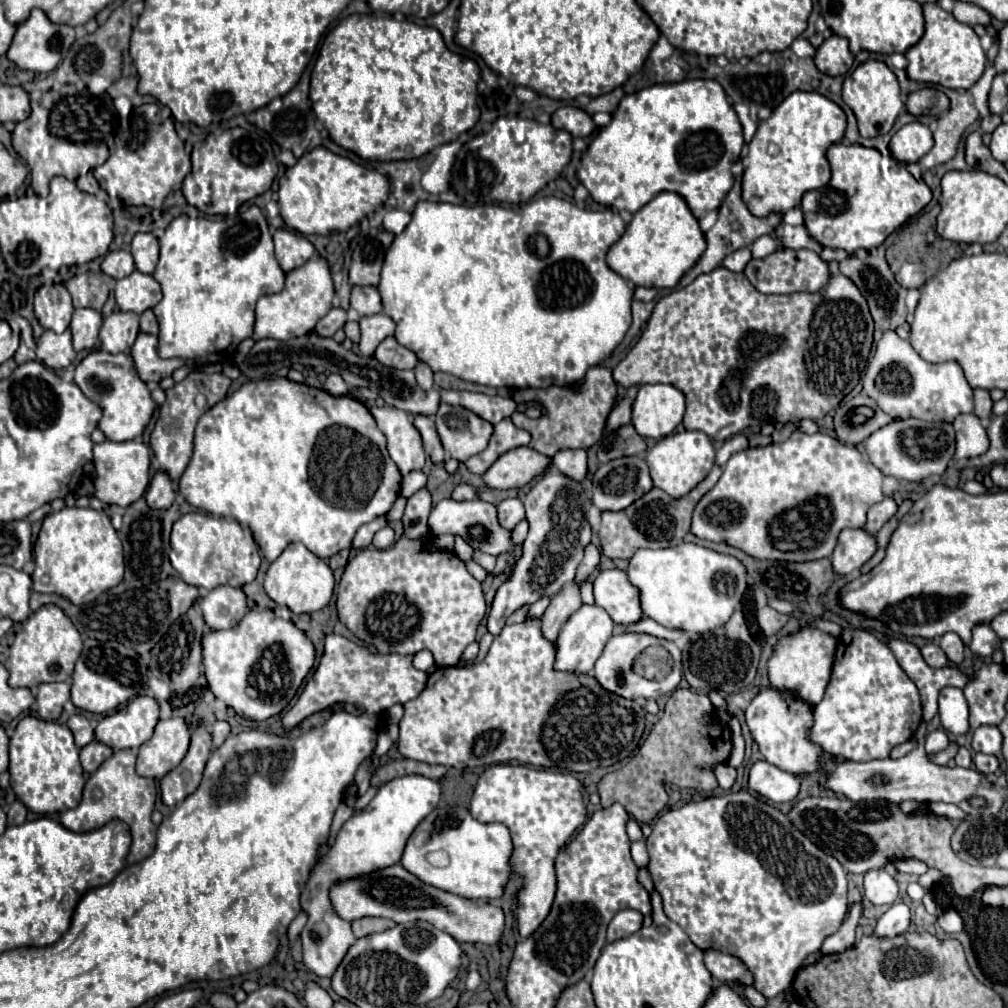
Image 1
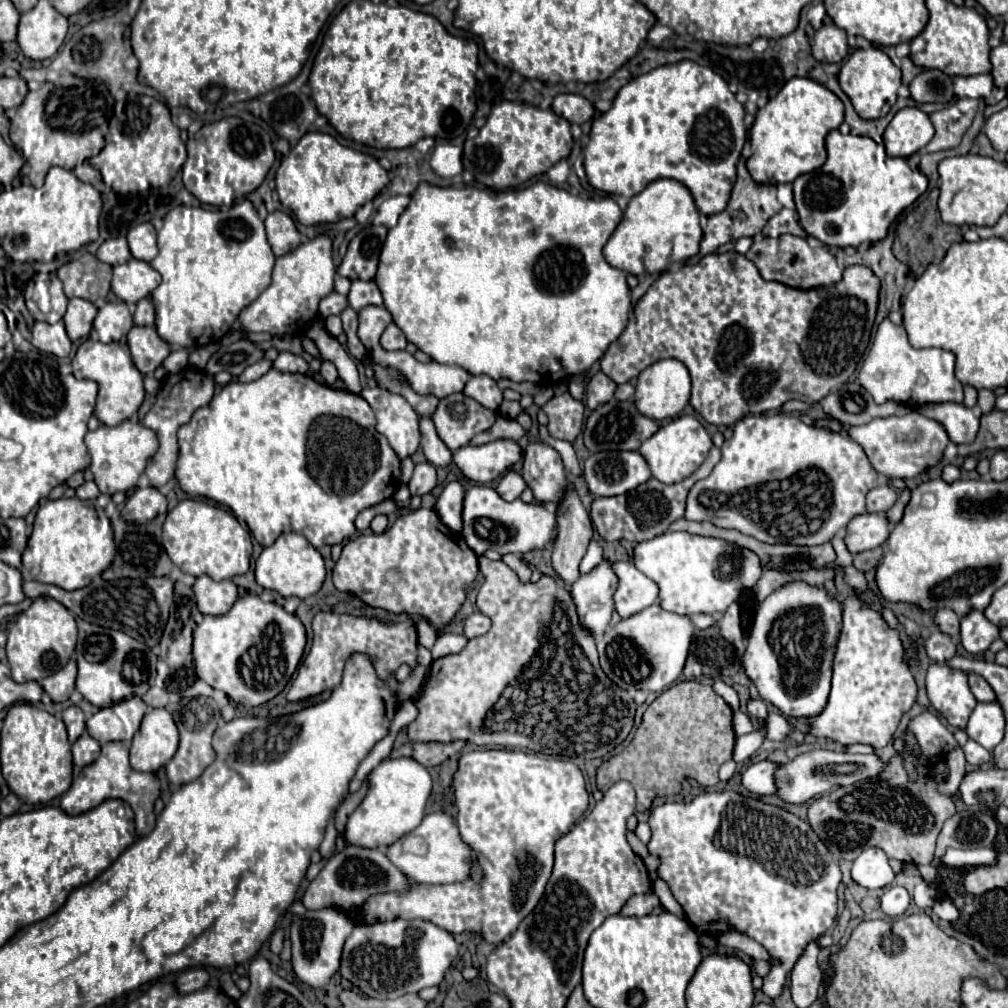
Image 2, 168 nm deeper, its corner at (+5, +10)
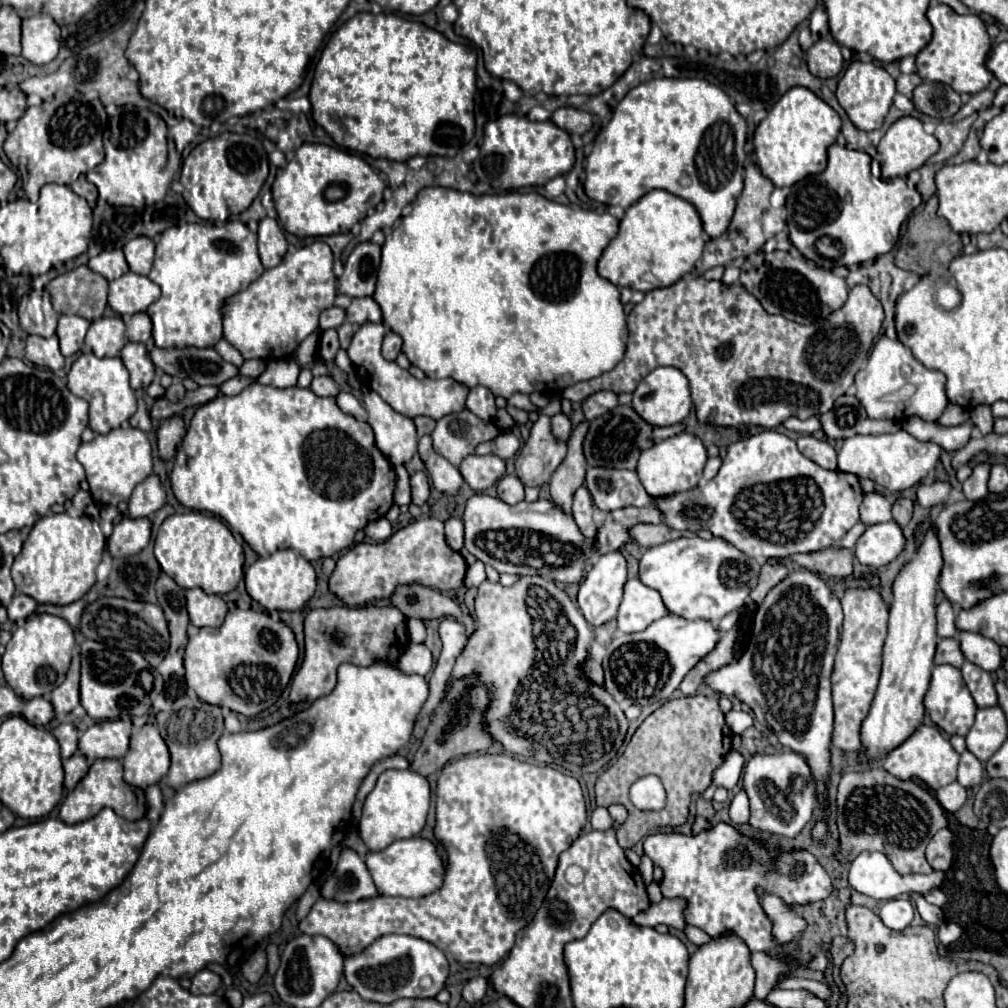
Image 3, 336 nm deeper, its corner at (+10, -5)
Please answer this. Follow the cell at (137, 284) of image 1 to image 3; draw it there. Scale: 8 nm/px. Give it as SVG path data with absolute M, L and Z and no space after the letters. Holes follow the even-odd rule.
M126 272L110 282L108 306L118 314L136 314L144 312L158 296L160 288L148 276Z

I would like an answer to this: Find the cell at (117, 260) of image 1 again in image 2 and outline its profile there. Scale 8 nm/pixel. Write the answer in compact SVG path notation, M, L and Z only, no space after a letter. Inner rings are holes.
M117 236L103 241L103 245L97 249L97 259L109 265L121 265L131 259L131 251L127 239L124 236Z

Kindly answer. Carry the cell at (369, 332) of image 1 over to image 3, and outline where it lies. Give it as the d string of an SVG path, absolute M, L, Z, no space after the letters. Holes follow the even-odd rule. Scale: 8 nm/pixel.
M362 324L352 338L352 344L348 348L348 356L358 372L358 376L368 384L370 390L374 390L378 396L382 396L382 400L386 400L386 404L390 404L396 412L404 414L404 416L430 416L434 420L440 420L446 414L452 412L462 412L464 410L464 384L452 380L452 378L444 378L444 380L418 380L414 378L408 370L402 370L396 362L388 362L382 358L380 354L380 346L382 346L382 338L386 334L386 326L384 324Z

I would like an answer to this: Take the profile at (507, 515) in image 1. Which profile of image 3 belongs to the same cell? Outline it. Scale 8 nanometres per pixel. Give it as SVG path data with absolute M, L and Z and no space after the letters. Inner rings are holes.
M504 476L498 482L498 498L506 504L518 504L524 500L524 486L516 476Z

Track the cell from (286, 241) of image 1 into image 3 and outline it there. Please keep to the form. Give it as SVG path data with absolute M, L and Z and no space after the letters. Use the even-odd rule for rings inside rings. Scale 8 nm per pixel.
M264 218L258 228L258 254L264 268L274 268L282 262L282 256L288 252L288 242L284 232L272 218Z

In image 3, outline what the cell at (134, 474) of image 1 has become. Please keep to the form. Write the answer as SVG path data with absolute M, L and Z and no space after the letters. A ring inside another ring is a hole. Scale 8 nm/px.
M116 428L110 430L108 434L98 434L92 442L80 444L76 458L86 470L94 502L108 506L118 506L120 502L128 502L136 484L140 484L152 472L154 464L150 440L138 428Z

